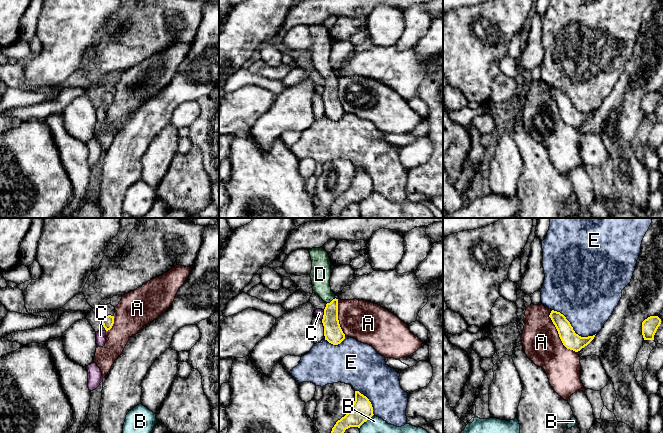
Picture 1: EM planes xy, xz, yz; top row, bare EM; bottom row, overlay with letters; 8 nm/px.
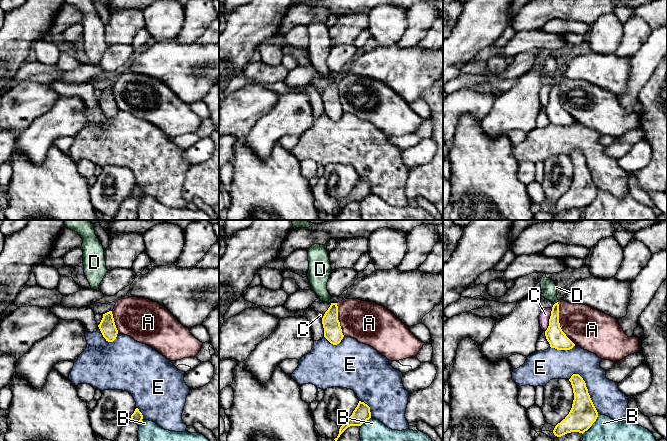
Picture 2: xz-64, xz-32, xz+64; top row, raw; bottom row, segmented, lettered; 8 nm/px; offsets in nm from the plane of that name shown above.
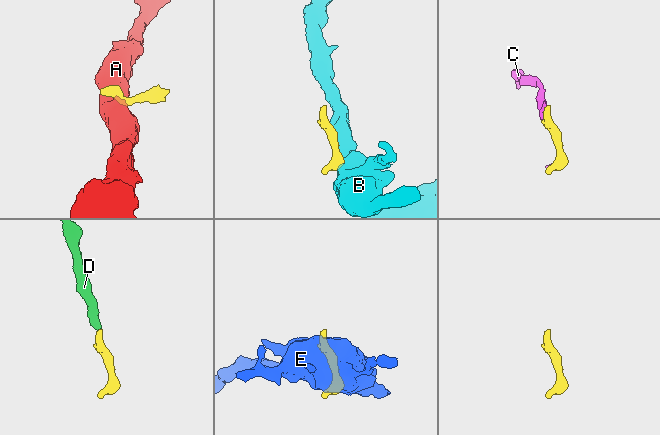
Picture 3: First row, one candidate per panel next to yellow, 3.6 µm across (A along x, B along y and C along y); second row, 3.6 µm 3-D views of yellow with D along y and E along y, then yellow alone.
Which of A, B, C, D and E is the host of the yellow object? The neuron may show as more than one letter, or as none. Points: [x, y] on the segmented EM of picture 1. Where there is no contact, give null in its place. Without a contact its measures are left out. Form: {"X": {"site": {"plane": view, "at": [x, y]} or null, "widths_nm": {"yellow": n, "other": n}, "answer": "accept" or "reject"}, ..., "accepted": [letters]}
{"A": {"site": {"plane": "yz", "at": [558, 333]}, "widths_nm": {"yellow": 140, "other": 300}, "answer": "reject"}, "B": {"site": {"plane": "xz", "at": [365, 421]}, "widths_nm": {"yellow": 180, "other": 130}, "answer": "reject"}, "C": {"site": {"plane": "xz", "at": [323, 315]}, "widths_nm": {"yellow": 150, "other": 70}, "answer": "reject"}, "D": {"site": {"plane": "xz", "at": [332, 300]}, "widths_nm": {"yellow": 140, "other": 160}, "answer": "accept"}, "E": {"site": {"plane": "yz", "at": [572, 328]}, "widths_nm": {"yellow": 140, "other": 440}, "answer": "reject"}, "accepted": ["D"]}

